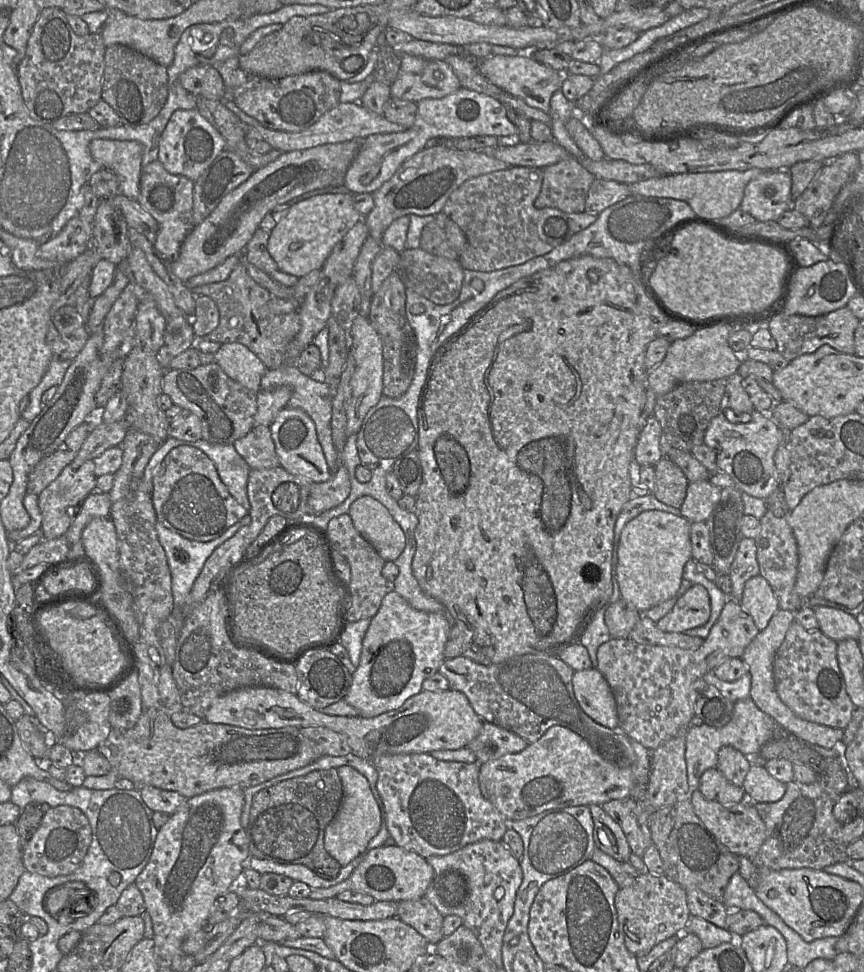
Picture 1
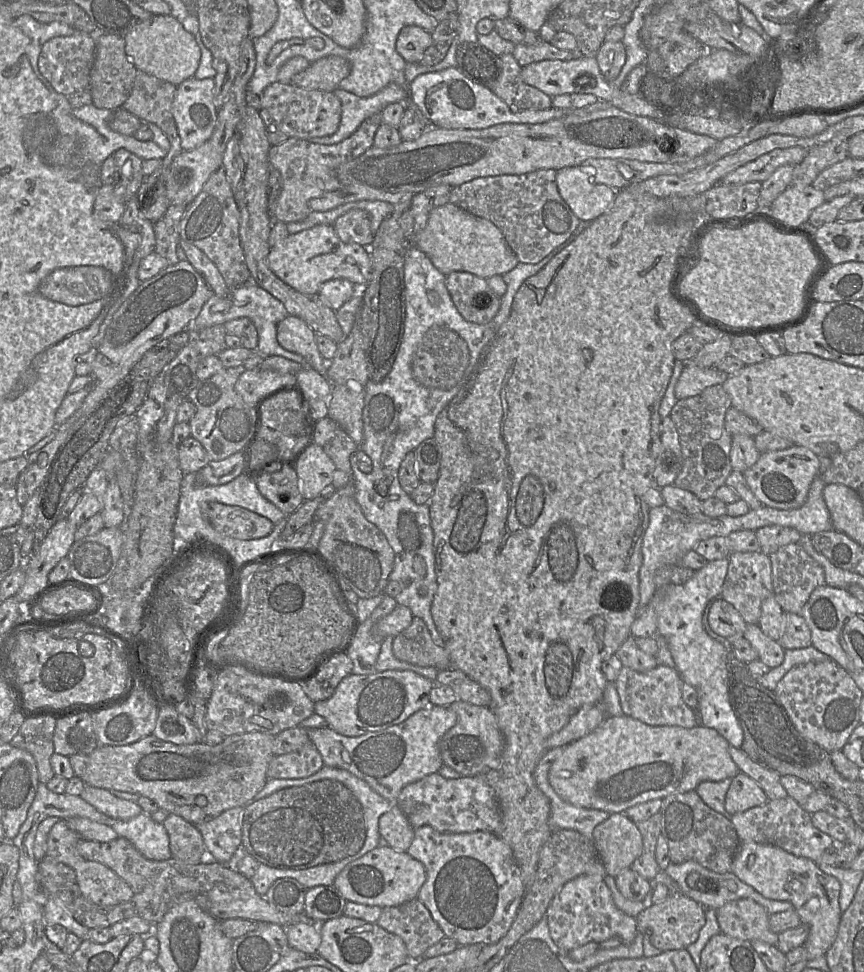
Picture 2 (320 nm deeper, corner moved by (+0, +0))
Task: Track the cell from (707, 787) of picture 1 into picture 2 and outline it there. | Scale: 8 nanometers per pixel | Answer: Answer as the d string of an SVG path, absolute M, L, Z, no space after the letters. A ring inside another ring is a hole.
M739 772L732 778L724 807L728 814L733 815L764 805L767 801L768 797L762 788L752 778Z

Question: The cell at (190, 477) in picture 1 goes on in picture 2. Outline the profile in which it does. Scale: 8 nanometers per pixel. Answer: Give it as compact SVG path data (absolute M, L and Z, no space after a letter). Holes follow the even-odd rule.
M210 502L202 503L201 509L217 532L238 540L264 538L275 526L269 519L238 506Z

